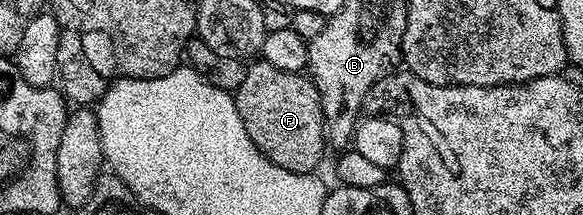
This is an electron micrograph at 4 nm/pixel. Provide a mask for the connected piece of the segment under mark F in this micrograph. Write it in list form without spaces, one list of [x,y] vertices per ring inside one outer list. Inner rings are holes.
[[[255,59],[244,68],[243,78],[233,96],[237,115],[241,115],[249,139],[253,139],[256,147],[274,165],[294,173],[315,173],[318,170],[325,146],[325,122],[323,104],[310,76],[277,71],[273,63]]]

